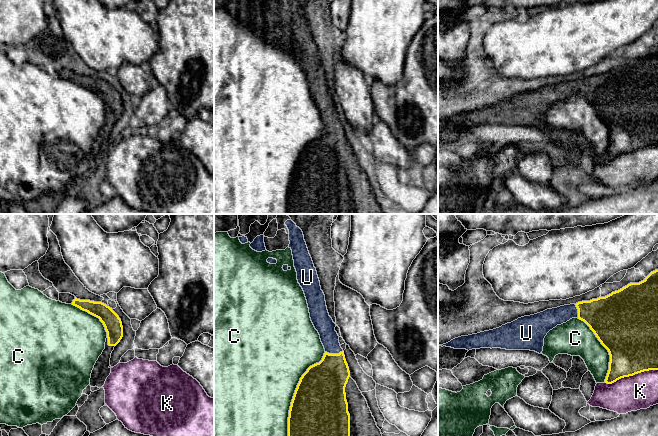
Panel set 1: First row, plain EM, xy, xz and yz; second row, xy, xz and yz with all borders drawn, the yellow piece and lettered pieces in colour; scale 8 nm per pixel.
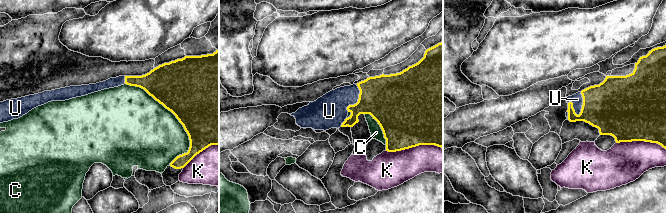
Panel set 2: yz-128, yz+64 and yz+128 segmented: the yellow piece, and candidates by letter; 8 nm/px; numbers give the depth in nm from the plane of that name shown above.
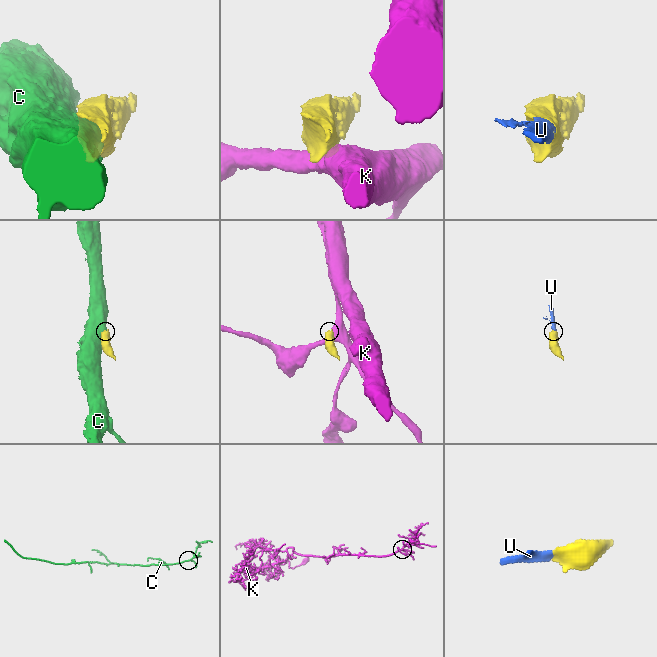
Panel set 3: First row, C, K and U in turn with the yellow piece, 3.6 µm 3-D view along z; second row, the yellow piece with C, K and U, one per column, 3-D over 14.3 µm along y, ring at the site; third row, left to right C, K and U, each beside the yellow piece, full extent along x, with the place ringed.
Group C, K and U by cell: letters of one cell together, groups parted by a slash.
C / K / U

